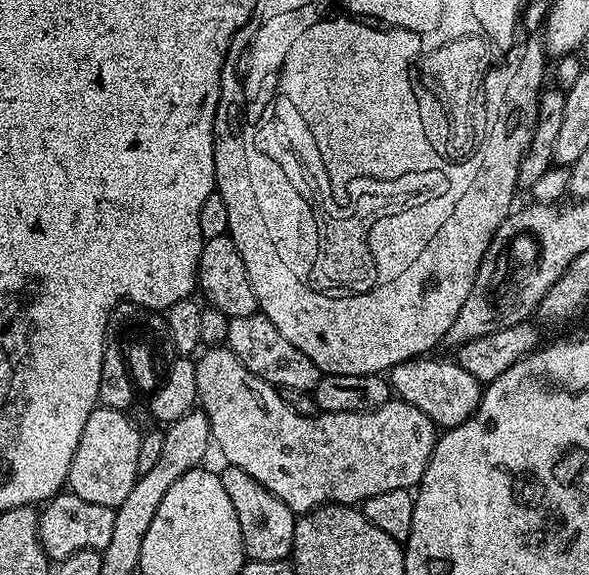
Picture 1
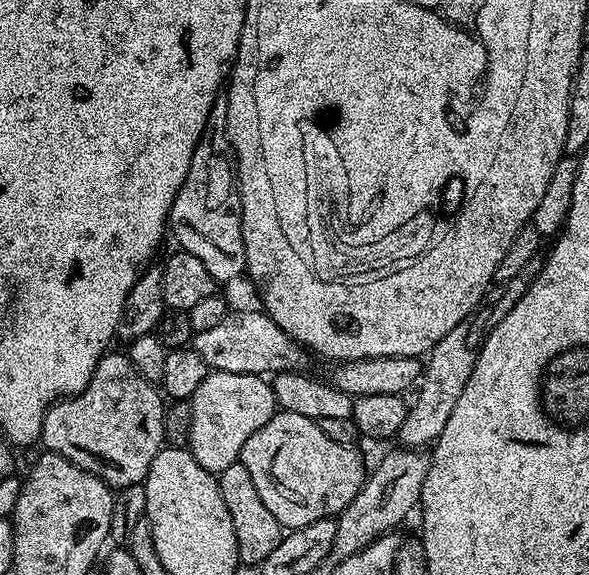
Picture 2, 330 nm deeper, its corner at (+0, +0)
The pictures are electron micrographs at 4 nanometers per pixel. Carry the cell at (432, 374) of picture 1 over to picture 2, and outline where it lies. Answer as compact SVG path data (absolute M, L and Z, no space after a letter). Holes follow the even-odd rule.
M244 308L241 312L229 311L218 326L210 330L195 333L190 340L200 357L208 363L214 372L229 372L230 374L254 374L267 377L278 372L294 372L305 367L306 349L299 344L278 322L274 322L267 312L252 308Z

